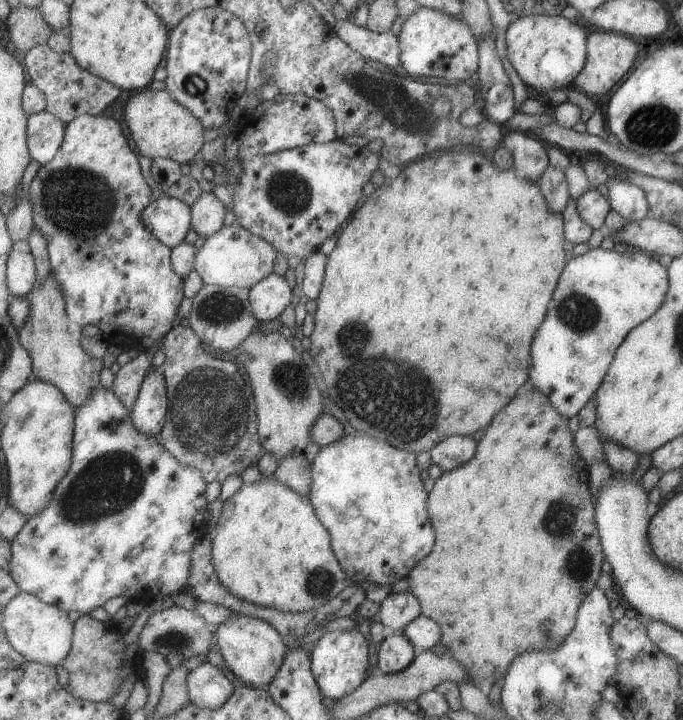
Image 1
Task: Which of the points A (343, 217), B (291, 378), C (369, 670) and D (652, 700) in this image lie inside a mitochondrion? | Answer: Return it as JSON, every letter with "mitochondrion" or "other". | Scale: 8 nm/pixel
{"A":"other","B":"mitochondrion","C":"other","D":"other"}

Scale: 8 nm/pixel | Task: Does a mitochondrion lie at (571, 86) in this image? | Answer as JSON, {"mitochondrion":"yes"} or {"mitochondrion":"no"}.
{"mitochondrion":"no"}

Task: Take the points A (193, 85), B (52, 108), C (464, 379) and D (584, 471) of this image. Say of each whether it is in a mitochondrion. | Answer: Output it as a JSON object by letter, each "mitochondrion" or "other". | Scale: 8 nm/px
{"A":"mitochondrion","B":"other","C":"other","D":"other"}

